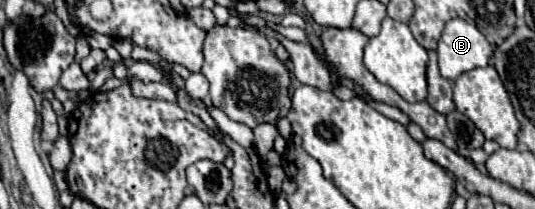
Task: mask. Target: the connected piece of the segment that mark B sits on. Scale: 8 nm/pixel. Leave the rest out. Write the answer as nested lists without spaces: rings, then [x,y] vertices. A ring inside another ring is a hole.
[[[455,18],[445,26],[437,46],[441,76],[447,80],[457,80],[457,76],[467,70],[485,68],[491,54],[493,48],[477,26]]]

